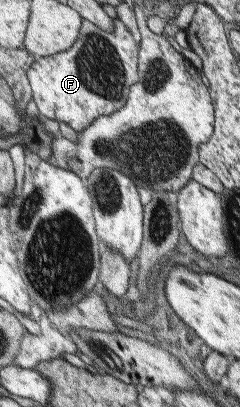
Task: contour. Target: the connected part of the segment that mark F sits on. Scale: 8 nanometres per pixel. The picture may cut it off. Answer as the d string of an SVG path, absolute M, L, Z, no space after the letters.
M115 19L112 33L83 20L79 41L70 50L37 59L28 70L34 101L40 113L67 123L79 132L86 130L99 117L115 114L126 105L130 88L140 81L138 54L140 43L120 19Z

